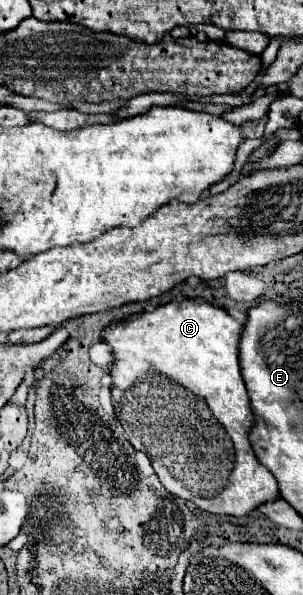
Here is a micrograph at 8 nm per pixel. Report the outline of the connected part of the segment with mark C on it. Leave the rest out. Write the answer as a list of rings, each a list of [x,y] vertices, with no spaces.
[[[183,299],[169,301],[149,313],[141,313],[129,323],[115,323],[115,327],[103,335],[113,349],[111,395],[115,415],[131,445],[149,457],[159,481],[171,495],[187,499],[203,511],[233,517],[245,517],[259,505],[279,499],[279,485],[275,477],[259,463],[249,441],[255,415],[241,377],[241,333],[243,325],[237,323],[225,309]]]

